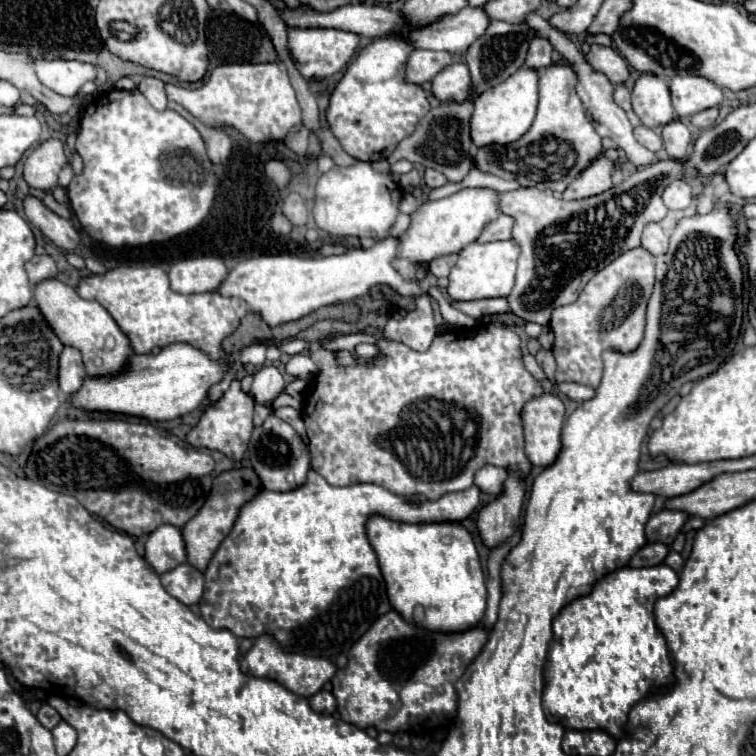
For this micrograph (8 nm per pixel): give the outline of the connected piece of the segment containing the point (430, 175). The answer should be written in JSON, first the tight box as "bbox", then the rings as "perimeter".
{"bbox":[424,168,446,188],"perimeter":[[[428,168],[428,170],[424,172],[424,182],[426,182],[426,186],[428,186],[428,188],[440,188],[440,186],[444,186],[444,184],[446,184],[446,178],[444,178],[438,170]]]}

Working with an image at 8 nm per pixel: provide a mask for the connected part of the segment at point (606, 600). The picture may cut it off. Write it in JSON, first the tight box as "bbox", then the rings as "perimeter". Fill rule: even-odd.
{"bbox":[542,564,678,740],"perimeter":[[[658,564],[658,566],[650,566],[650,568],[632,568],[632,566],[624,566],[624,568],[618,568],[614,572],[608,572],[604,574],[590,590],[590,594],[586,596],[580,596],[576,600],[572,600],[570,604],[566,604],[554,618],[554,624],[552,624],[552,630],[556,638],[552,638],[550,642],[550,650],[548,650],[548,656],[546,656],[546,664],[544,664],[544,692],[542,692],[542,706],[544,706],[544,712],[546,712],[546,718],[550,722],[558,722],[562,724],[564,728],[572,728],[572,730],[606,730],[608,734],[612,734],[616,740],[620,736],[624,736],[622,728],[624,724],[628,722],[628,712],[632,710],[632,706],[636,702],[640,702],[644,696],[648,696],[648,692],[656,692],[656,688],[664,688],[664,684],[672,684],[672,664],[670,664],[670,656],[668,656],[668,646],[666,646],[666,640],[664,636],[660,634],[660,630],[656,628],[656,622],[654,622],[654,604],[658,598],[662,596],[668,596],[674,588],[678,586],[678,574],[668,568],[666,564]]]}

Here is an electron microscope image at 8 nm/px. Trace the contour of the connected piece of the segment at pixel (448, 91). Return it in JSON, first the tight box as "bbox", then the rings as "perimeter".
{"bbox":[432,62,470,102],"perimeter":[[[454,62],[432,78],[432,94],[442,102],[464,102],[470,88],[470,70],[464,62]]]}

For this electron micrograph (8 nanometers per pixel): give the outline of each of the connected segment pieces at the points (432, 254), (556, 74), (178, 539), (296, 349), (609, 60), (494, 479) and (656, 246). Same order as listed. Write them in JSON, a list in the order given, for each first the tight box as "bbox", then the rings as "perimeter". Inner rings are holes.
[{"bbox":[396,188,500,276],"perimeter":[[[462,188],[442,200],[424,202],[412,214],[410,228],[400,236],[400,260],[396,260],[396,268],[400,268],[404,276],[412,276],[412,264],[416,264],[416,260],[424,260],[424,264],[428,264],[438,256],[460,252],[480,236],[488,222],[500,216],[498,200],[500,194],[492,188]]]},{"bbox":[474,64,602,192],"perimeter":[[[552,64],[540,72],[540,102],[536,118],[530,130],[510,144],[490,144],[474,152],[474,166],[492,176],[504,180],[518,180],[522,186],[534,186],[540,190],[564,192],[566,186],[602,152],[602,138],[586,118],[580,98],[576,96],[576,74],[568,64]],[[526,148],[526,156],[518,156],[518,150]]]},{"bbox":[146,524,186,572],"perimeter":[[[162,524],[156,528],[146,542],[146,560],[156,568],[156,572],[164,572],[164,568],[174,568],[176,564],[186,562],[186,544],[182,538],[182,530],[172,524]]]},{"bbox":[280,338,310,354],"perimeter":[[[298,338],[288,340],[288,342],[280,344],[280,350],[282,350],[282,352],[286,352],[286,354],[300,354],[300,352],[302,352],[302,350],[306,350],[306,348],[310,348],[310,344],[308,344],[308,342],[304,342],[304,340],[298,340]]]},{"bbox":[586,44,628,84],"perimeter":[[[592,44],[586,58],[596,72],[604,72],[614,84],[628,80],[628,62],[614,48]]]},{"bbox":[474,466,506,496],"perimeter":[[[484,466],[482,470],[476,472],[474,484],[490,496],[498,496],[502,492],[502,484],[506,480],[506,470],[498,466]]]},{"bbox":[642,222,668,256],"perimeter":[[[652,222],[652,224],[648,224],[646,228],[644,228],[644,232],[642,232],[642,246],[650,252],[650,254],[654,254],[654,256],[658,256],[660,252],[666,252],[668,250],[668,234],[666,234],[666,230],[660,226],[660,224],[656,224],[656,222]]]}]

